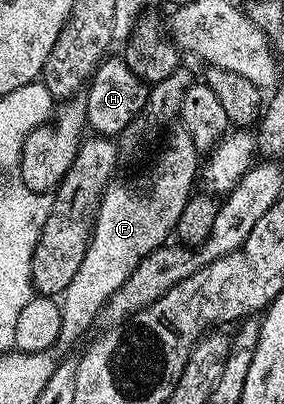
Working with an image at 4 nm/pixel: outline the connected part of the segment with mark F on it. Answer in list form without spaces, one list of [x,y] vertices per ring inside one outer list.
[[[179,122],[167,129],[163,144],[164,149],[149,172],[133,180],[124,180],[121,184],[109,184],[100,199],[100,207],[90,228],[86,258],[82,258],[82,266],[78,266],[74,282],[66,286],[58,300],[61,329],[55,349],[64,352],[62,354],[69,353],[66,351],[72,343],[97,321],[104,303],[112,297],[114,290],[118,290],[118,286],[122,286],[122,282],[126,282],[126,278],[130,278],[130,274],[134,274],[138,262],[175,233],[178,214],[182,214],[189,196],[193,195],[192,182],[195,178],[197,181],[202,156],[197,152],[190,134],[186,134],[186,126]]]

